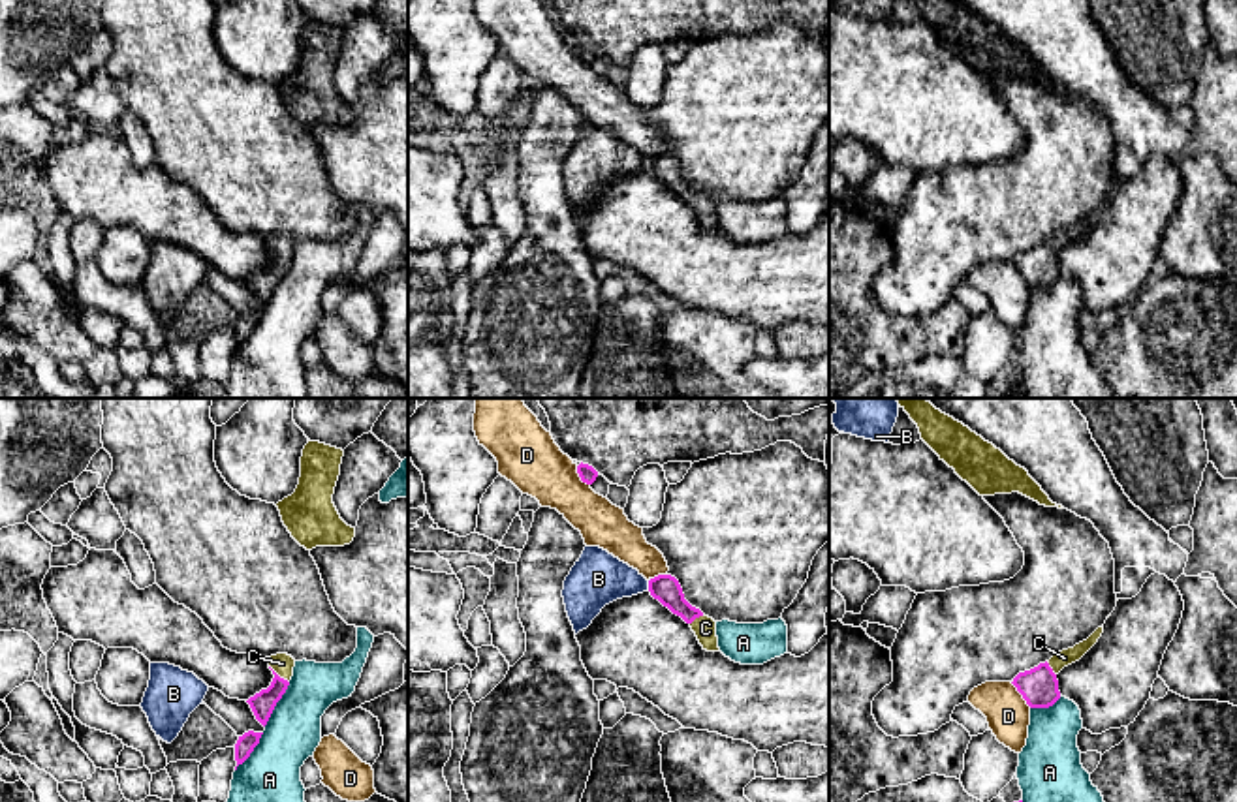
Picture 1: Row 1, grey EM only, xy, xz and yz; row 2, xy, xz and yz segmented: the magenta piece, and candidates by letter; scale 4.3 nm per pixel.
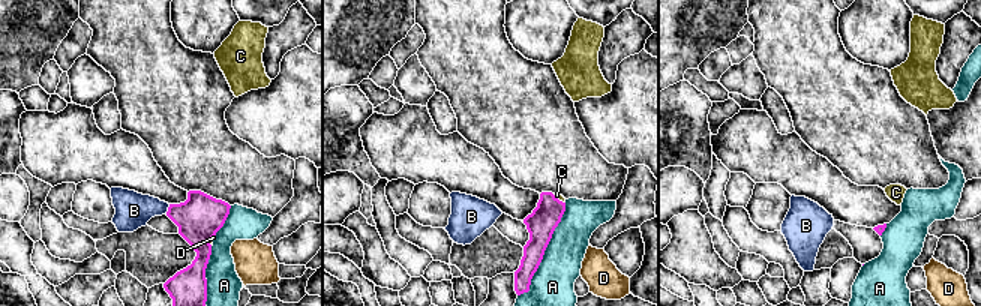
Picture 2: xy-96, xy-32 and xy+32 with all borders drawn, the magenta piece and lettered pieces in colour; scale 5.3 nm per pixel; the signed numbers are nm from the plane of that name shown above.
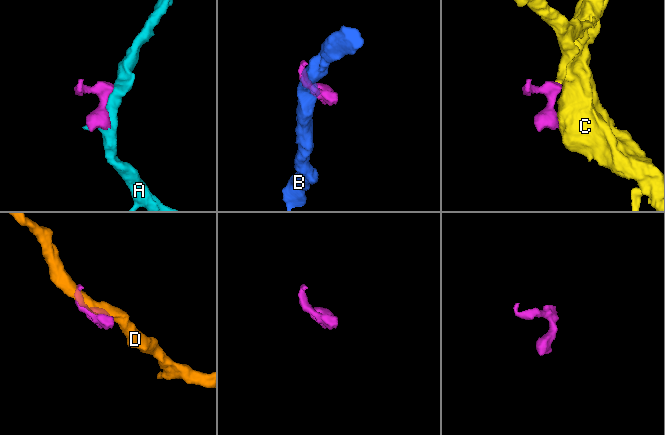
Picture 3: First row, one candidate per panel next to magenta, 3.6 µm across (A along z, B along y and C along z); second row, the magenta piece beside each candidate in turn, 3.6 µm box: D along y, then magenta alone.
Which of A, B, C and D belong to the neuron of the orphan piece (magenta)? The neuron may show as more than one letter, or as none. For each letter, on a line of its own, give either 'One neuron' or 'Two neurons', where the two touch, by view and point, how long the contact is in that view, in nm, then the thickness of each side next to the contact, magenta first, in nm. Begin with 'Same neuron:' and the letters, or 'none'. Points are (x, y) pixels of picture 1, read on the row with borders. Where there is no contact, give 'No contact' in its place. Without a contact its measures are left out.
Same neuron: C
A: Two neurons. Touches magenta at xy (275, 705). Shared border 220 nm. Thickness 100 nm (magenta) against 240 nm
B: Two neurons. Touches magenta at xz (649, 585). Shared border 40 nm. Thickness 120 nm (magenta) against 220 nm
C: One neuron. Touches magenta at xy (277, 675). Shared border 120 nm. Thickness 100 nm (magenta) against 90 nm
D: Two neurons. Touches magenta at yz (1021, 694). Shared border 140 nm. Thickness 160 nm (magenta) against 190 nm

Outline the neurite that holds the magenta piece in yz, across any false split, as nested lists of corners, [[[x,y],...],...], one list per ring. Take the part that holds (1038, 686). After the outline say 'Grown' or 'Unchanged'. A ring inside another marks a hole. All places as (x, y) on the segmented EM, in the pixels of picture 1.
[[[1104,625],[1098,627],[1087,640],[1075,644],[1073,648],[1055,654],[1049,661],[1038,667],[1019,672],[1013,678],[1013,686],[1023,695],[1030,708],[1049,708],[1060,699],[1057,674],[1079,661],[1102,637]]]. Grown

